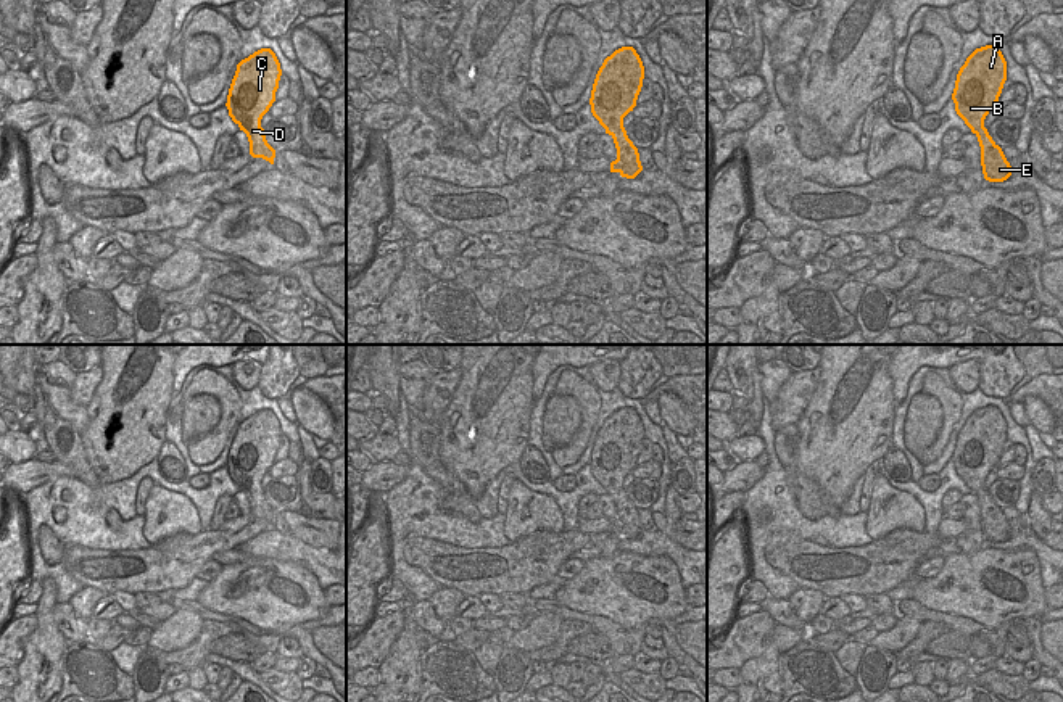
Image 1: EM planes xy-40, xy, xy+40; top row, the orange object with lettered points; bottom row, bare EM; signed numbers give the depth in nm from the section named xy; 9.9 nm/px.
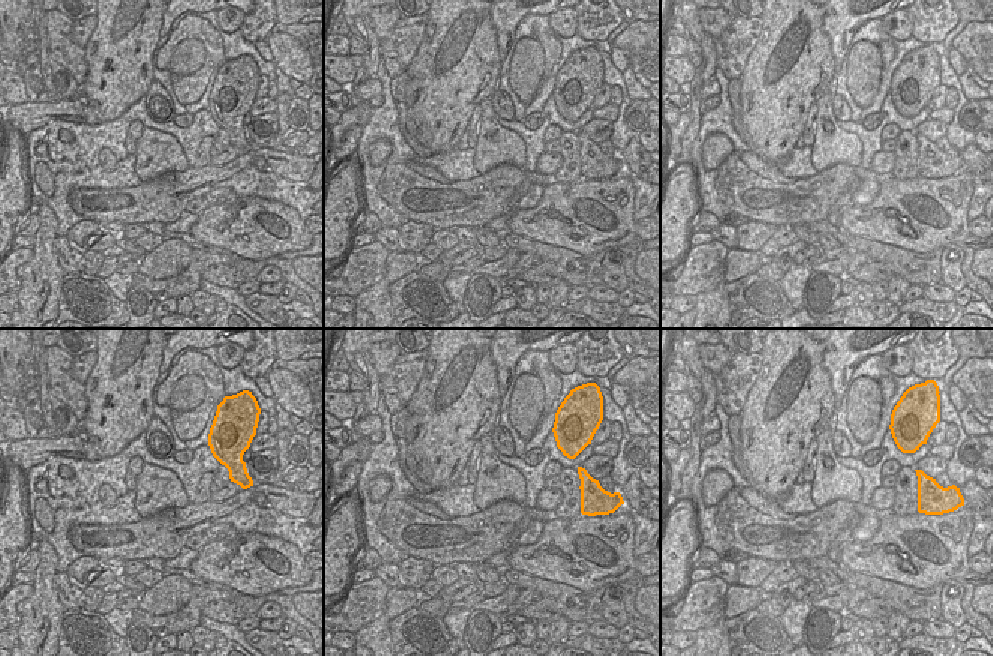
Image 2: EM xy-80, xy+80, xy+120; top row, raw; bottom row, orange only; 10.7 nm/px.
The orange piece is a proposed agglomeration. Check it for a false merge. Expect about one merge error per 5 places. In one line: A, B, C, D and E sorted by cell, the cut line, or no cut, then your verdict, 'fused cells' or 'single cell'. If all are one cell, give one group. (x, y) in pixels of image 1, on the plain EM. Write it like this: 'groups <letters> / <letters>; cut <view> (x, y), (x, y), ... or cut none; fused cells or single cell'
groups A B C D E; cut none; single cell

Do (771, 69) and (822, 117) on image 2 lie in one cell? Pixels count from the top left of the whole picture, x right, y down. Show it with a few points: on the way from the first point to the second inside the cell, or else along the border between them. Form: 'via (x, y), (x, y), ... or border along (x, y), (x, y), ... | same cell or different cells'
border along (833, 89), (828, 89), (815, 101) | different cells

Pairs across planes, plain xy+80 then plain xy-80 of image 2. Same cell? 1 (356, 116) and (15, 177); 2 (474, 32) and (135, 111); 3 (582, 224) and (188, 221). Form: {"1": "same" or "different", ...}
{"1": "different", "2": "different", "3": "different"}

